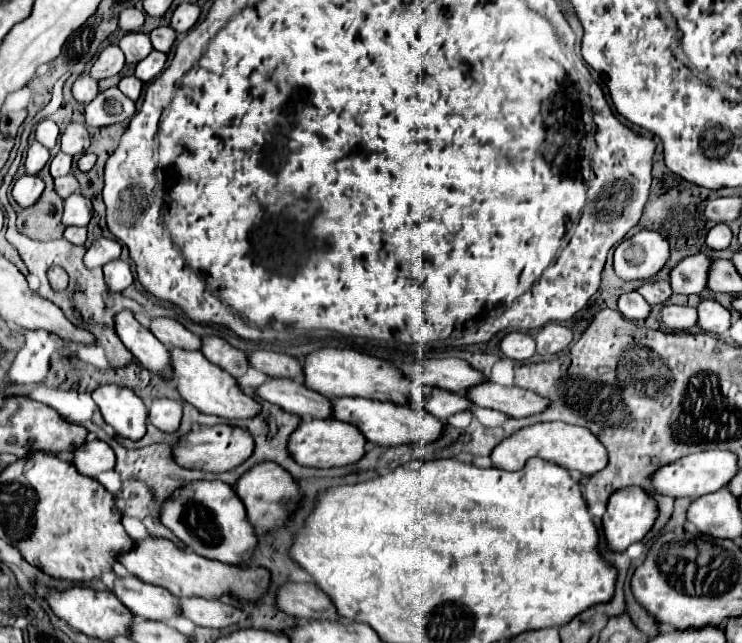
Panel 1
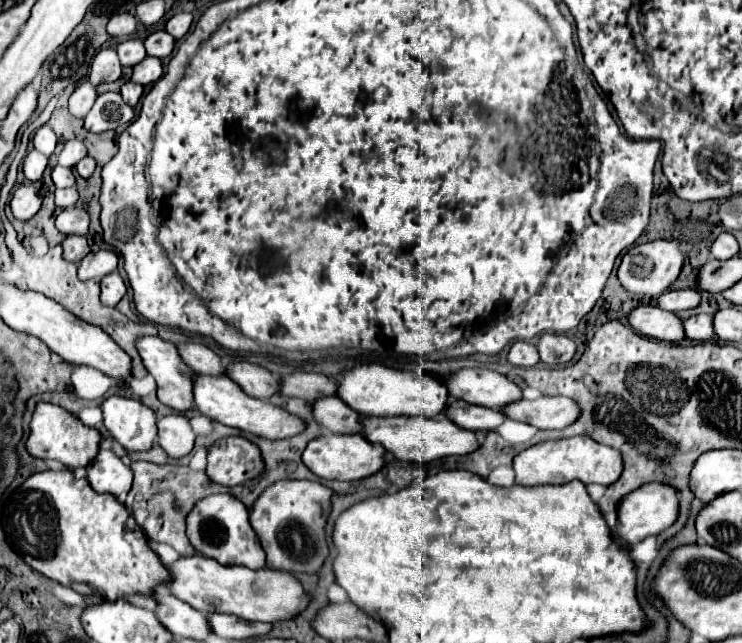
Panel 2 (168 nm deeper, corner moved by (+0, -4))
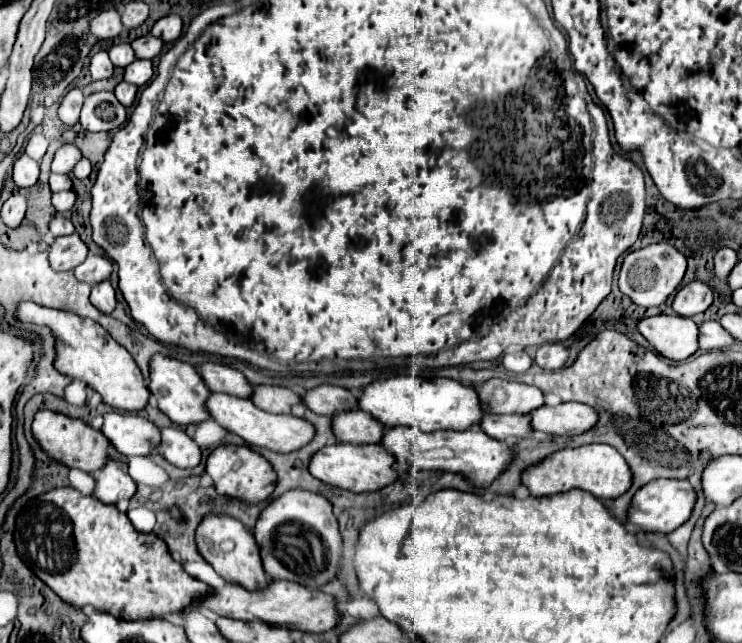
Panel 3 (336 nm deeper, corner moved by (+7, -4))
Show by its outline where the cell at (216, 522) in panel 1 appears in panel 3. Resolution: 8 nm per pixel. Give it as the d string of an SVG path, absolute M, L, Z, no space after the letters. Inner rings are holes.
M210 512L202 518L196 528L196 548L202 558L228 582L240 582L240 586L248 586L248 590L264 586L264 582L268 582L252 532L246 530L240 520L228 514Z

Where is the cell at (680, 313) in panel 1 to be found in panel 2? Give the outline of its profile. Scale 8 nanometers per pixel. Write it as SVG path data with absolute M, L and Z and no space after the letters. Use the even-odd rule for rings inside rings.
M697 314L685 320L685 332L687 332L687 338L693 342L713 342L713 340L719 342L719 338L715 338L711 314Z

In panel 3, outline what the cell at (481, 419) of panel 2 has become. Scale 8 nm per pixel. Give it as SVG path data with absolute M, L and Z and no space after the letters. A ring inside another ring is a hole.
M484 414L480 430L494 440L514 444L530 432L530 418L526 414Z

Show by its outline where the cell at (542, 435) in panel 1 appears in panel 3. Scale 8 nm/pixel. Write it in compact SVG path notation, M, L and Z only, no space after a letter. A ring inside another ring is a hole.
M586 444L580 448L566 446L522 470L522 484L530 490L532 496L550 496L572 488L582 488L600 500L608 500L624 494L630 482L632 482L632 472L626 460L620 456L616 448L608 444Z

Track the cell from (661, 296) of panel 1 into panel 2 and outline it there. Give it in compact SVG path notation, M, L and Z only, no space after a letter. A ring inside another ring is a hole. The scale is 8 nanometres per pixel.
M685 288L685 290L671 290L659 296L659 306L669 312L679 312L679 310L691 310L701 304L701 292L697 288Z

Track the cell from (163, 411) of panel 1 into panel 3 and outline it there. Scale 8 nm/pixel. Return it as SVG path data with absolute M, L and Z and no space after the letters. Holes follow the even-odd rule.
M178 426L162 428L162 442L160 442L160 454L178 468L190 468L200 462L200 448L194 444L194 440L180 430Z

